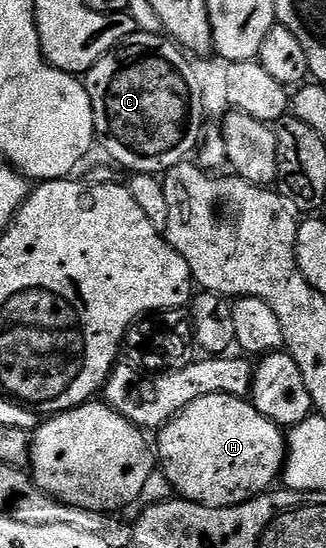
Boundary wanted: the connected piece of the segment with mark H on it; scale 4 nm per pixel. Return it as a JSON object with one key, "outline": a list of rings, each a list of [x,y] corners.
{"outline":[[[226,393],[203,395],[182,413],[174,415],[166,425],[162,425],[156,437],[155,453],[160,468],[173,485],[174,494],[196,505],[216,509],[242,505],[253,497],[270,492],[278,484],[285,468],[287,437],[282,426],[267,419],[244,397],[232,397]]]}

